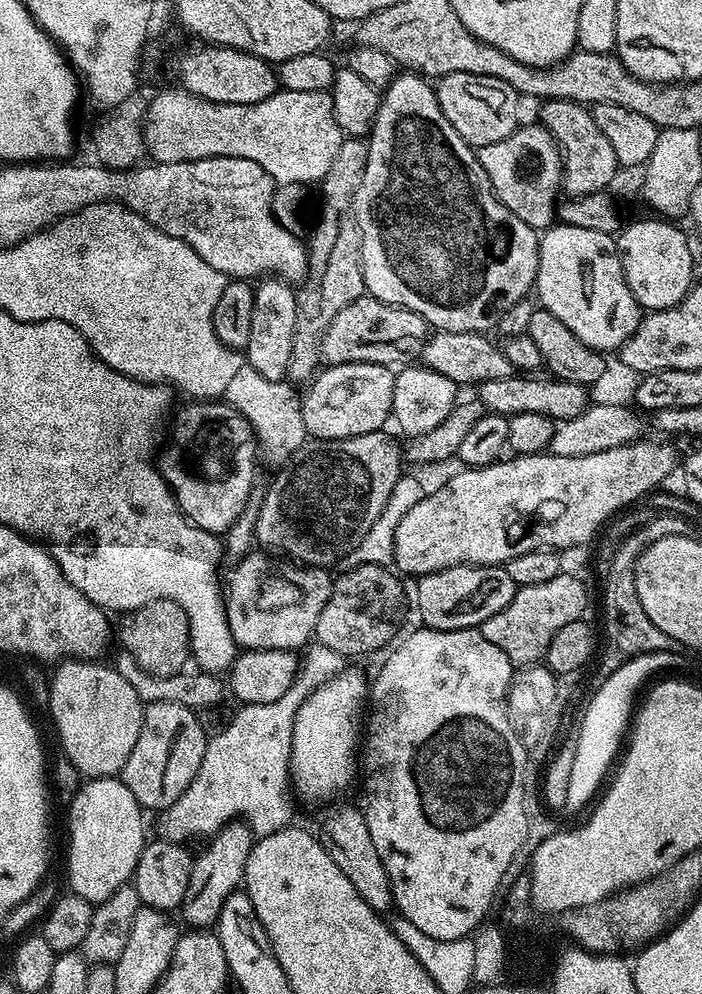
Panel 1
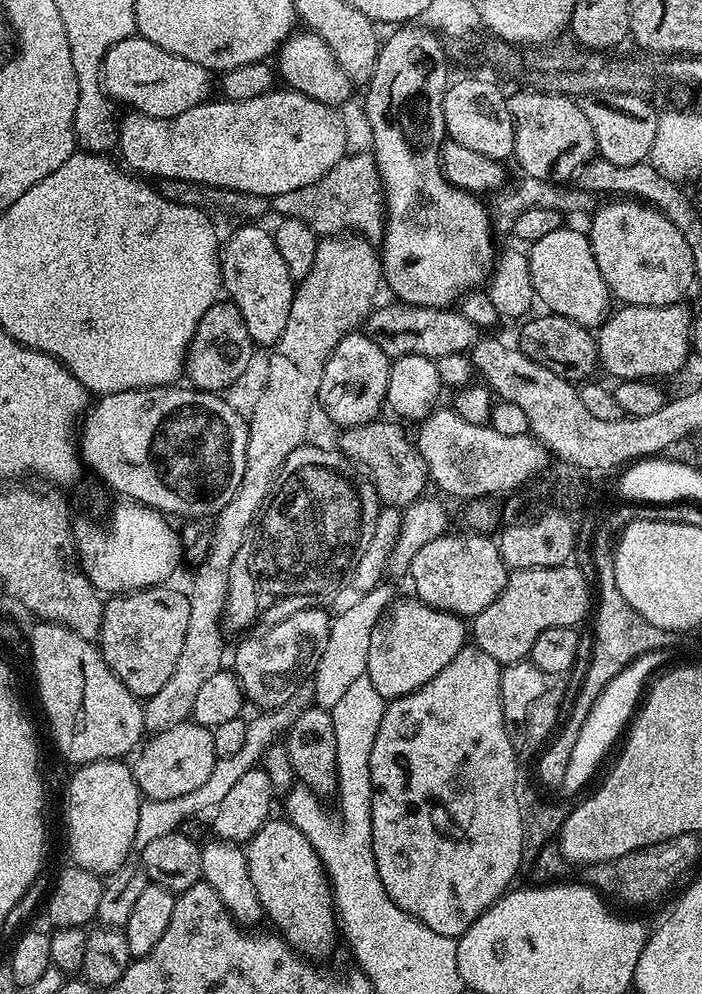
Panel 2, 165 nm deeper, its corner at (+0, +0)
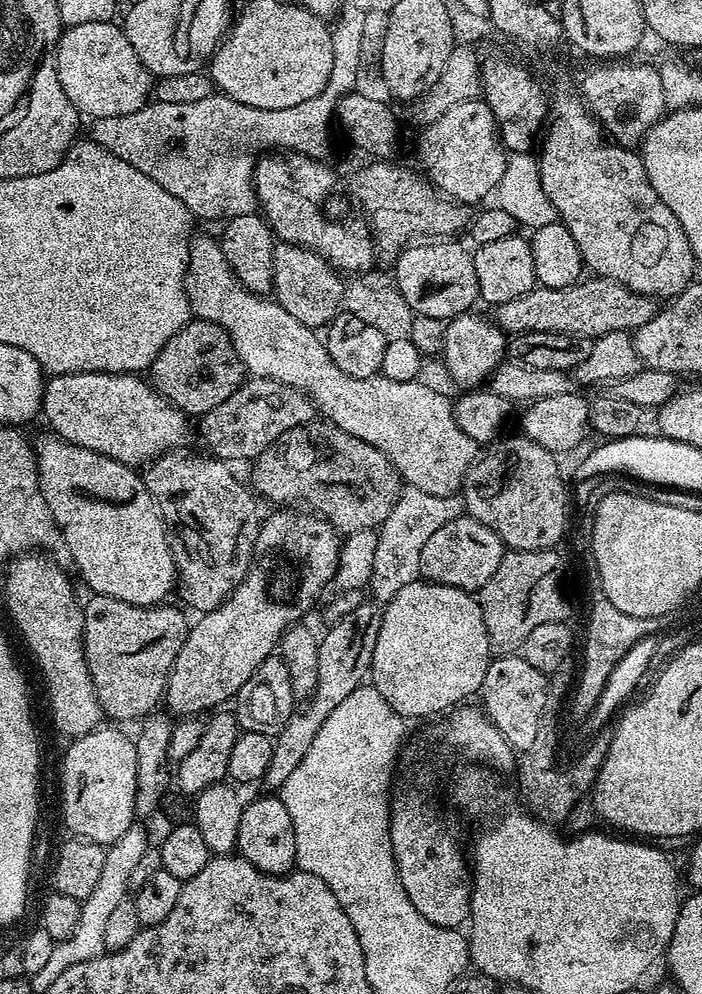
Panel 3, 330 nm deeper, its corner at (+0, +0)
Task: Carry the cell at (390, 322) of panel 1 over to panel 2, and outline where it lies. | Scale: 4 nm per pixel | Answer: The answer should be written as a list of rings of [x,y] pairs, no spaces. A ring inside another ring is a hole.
[[[391,302],[385,308],[377,307],[367,317],[366,334],[389,358],[397,356],[425,356],[431,360],[442,354],[471,353],[476,341],[481,339],[481,329],[455,307],[423,308],[417,304]]]

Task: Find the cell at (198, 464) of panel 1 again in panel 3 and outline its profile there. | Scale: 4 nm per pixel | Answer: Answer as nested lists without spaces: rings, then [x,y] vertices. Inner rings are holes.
[[[67,372],[64,376],[53,375],[51,379],[44,385],[44,402],[42,405],[43,419],[48,419],[48,424],[55,435],[61,436],[66,442],[82,446],[86,450],[94,450],[98,454],[106,454],[106,458],[114,458],[118,462],[129,466],[144,466],[156,459],[158,456],[163,456],[165,452],[180,450],[185,447],[184,444],[188,440],[188,423],[189,417],[183,412],[179,412],[166,397],[161,396],[147,379],[141,378],[136,374],[121,374],[118,372]]]

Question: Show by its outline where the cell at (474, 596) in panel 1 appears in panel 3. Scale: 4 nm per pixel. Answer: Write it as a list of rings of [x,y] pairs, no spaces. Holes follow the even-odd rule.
[[[465,514],[454,518],[454,522],[446,522],[446,526],[434,533],[426,541],[426,546],[422,546],[420,576],[434,584],[458,587],[462,591],[476,594],[482,586],[486,586],[486,582],[490,582],[505,551],[504,544],[498,534],[494,534],[494,530],[482,526],[482,522]]]

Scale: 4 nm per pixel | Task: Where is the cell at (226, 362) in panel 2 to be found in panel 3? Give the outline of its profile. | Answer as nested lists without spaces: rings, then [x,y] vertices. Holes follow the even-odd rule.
[[[189,319],[166,346],[154,358],[150,369],[150,383],[161,396],[167,398],[179,412],[192,418],[205,416],[214,406],[222,406],[234,390],[238,390],[246,379],[246,369],[234,342],[214,322]]]

